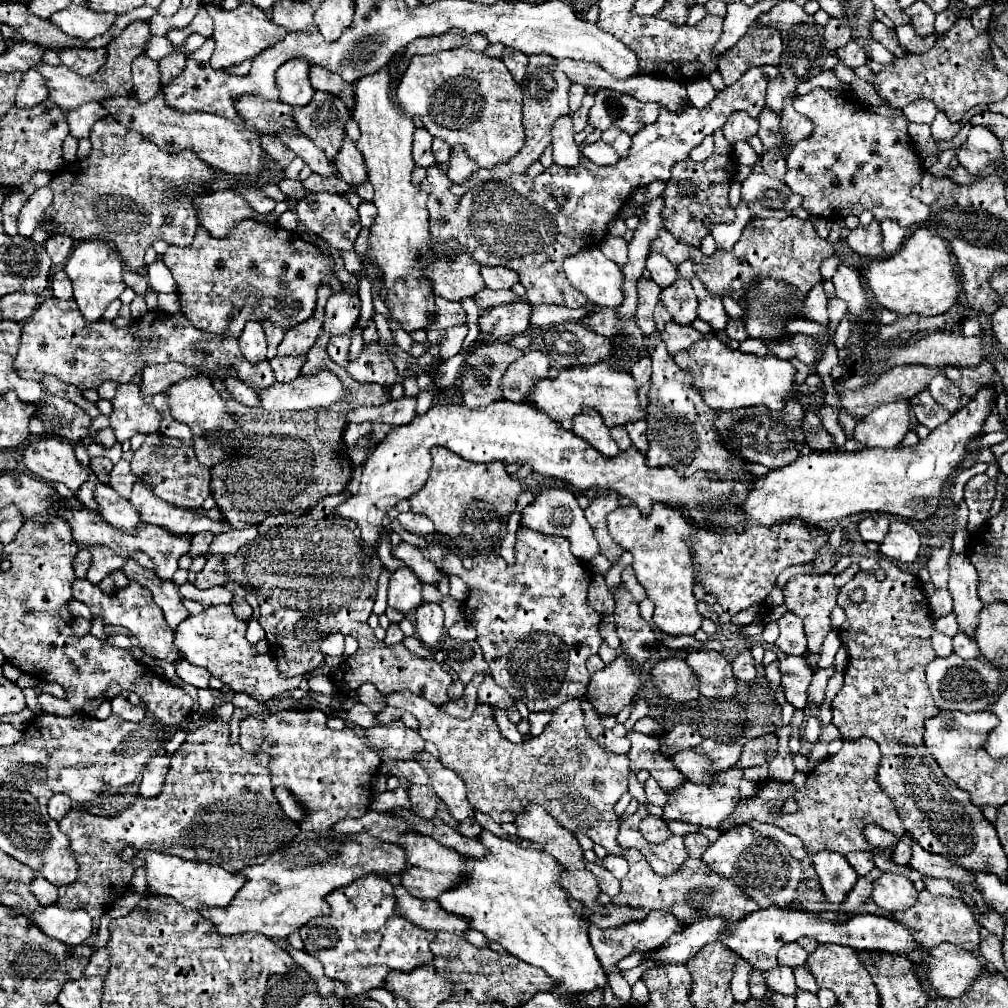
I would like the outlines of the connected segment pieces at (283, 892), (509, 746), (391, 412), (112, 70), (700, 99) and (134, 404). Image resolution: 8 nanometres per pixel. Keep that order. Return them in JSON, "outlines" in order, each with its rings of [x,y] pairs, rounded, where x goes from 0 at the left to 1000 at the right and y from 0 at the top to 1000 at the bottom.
{"outlines":[[[[326,823],[326,827],[297,825],[287,839],[269,847],[263,857],[239,863],[245,875],[241,883],[235,885],[235,891],[231,891],[231,897],[223,903],[201,903],[199,907],[223,929],[257,925],[265,931],[285,931],[309,911],[328,907],[322,889],[332,881],[346,879],[352,871],[368,865],[382,869],[402,865],[402,841],[372,833],[374,831],[368,831],[366,827],[338,827],[332,823]]],[[[390,687],[382,690],[382,700],[390,700],[402,706],[408,706],[416,714],[416,726],[420,734],[426,734],[434,738],[438,750],[436,754],[441,760],[447,760],[461,772],[461,778],[465,780],[465,796],[471,804],[485,808],[491,815],[511,815],[513,808],[517,808],[517,802],[535,798],[539,800],[561,823],[564,825],[578,825],[582,827],[590,837],[596,837],[604,847],[608,849],[620,849],[620,841],[612,837],[614,827],[614,810],[610,808],[608,800],[612,794],[622,786],[622,770],[624,770],[624,750],[622,748],[610,748],[602,746],[598,740],[594,740],[580,722],[580,712],[576,704],[576,692],[568,692],[555,700],[549,706],[547,716],[539,724],[537,730],[531,730],[523,736],[509,738],[495,726],[493,712],[489,700],[475,698],[465,714],[453,714],[445,712],[443,708],[438,708],[434,700],[428,696],[422,696],[422,692],[410,688],[410,687]]],[[[398,395],[388,397],[382,403],[358,403],[344,409],[346,421],[360,421],[360,419],[380,419],[386,423],[406,421],[412,415],[412,395]]],[[[132,22],[128,24],[118,38],[114,38],[108,48],[110,56],[104,63],[104,67],[96,69],[92,75],[80,75],[76,71],[72,71],[66,65],[49,65],[49,63],[41,63],[37,69],[41,75],[45,75],[47,85],[49,85],[49,97],[64,111],[78,107],[84,101],[100,101],[112,95],[130,95],[132,89],[132,81],[130,81],[130,62],[132,58],[136,58],[144,46],[148,38],[148,24],[146,22]]],[[[695,77],[695,79],[689,79],[689,81],[684,81],[682,83],[682,95],[686,99],[688,105],[691,107],[699,107],[707,97],[709,97],[709,87],[703,83],[701,77]]],[[[132,379],[120,381],[112,399],[110,425],[116,433],[116,438],[124,438],[134,431],[152,431],[158,427],[160,409],[154,403],[142,399],[140,385]]]]}

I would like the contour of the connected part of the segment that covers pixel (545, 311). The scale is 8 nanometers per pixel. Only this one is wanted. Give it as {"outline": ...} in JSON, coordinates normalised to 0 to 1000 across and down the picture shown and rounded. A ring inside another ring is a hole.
{"outline":[[[529,304],[529,323],[547,323],[561,317],[578,317],[584,312],[584,304],[566,308],[566,306],[555,306],[555,304]]]}

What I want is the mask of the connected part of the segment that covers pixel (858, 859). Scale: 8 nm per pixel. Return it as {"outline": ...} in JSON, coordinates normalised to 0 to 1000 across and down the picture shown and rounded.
{"outline":[[[860,843],[842,845],[838,851],[842,853],[842,857],[848,861],[848,865],[850,865],[852,869],[858,869],[858,867],[868,859],[868,857],[866,857],[866,851],[864,851],[864,845],[860,845]]]}

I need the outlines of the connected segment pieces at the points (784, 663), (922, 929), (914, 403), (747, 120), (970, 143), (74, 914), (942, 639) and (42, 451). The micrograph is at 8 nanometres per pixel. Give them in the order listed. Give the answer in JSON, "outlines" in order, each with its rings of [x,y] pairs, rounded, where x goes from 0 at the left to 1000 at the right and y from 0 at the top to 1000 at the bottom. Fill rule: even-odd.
{"outlines":[[[[781,651],[773,655],[773,665],[781,696],[791,704],[797,704],[801,700],[801,683],[807,673],[805,663],[801,661],[797,651]]],[[[916,883],[912,885],[910,895],[902,903],[886,905],[886,911],[890,911],[892,915],[898,915],[898,919],[906,919],[918,940],[932,938],[934,935],[943,935],[943,937],[953,937],[959,942],[969,942],[971,917],[965,911],[965,905],[961,903],[961,899],[953,891],[926,889],[922,883]]],[[[922,387],[912,389],[912,391],[910,391],[906,397],[902,397],[902,399],[904,399],[904,405],[906,405],[906,409],[908,409],[912,421],[916,421],[916,423],[920,423],[920,425],[924,425],[924,427],[930,425],[932,421],[936,421],[936,419],[943,413],[938,403],[934,403],[934,401],[930,401],[930,399],[926,397],[926,393],[922,391]]],[[[727,111],[717,125],[717,133],[725,143],[733,139],[743,139],[745,135],[751,133],[751,129],[753,129],[753,121],[739,111]]],[[[965,125],[957,143],[949,147],[947,157],[961,171],[973,171],[979,163],[993,163],[993,141],[981,131],[981,127]]],[[[49,899],[41,905],[19,905],[19,907],[31,911],[51,931],[57,931],[70,938],[84,937],[92,927],[90,909],[84,901],[64,903],[59,899]]],[[[926,627],[924,631],[924,637],[926,637],[926,643],[930,647],[930,651],[941,651],[945,645],[943,645],[943,633],[938,631],[936,627]]],[[[47,435],[25,444],[23,458],[43,478],[61,478],[72,490],[88,476],[88,466],[74,454],[72,442],[61,435]]]]}

